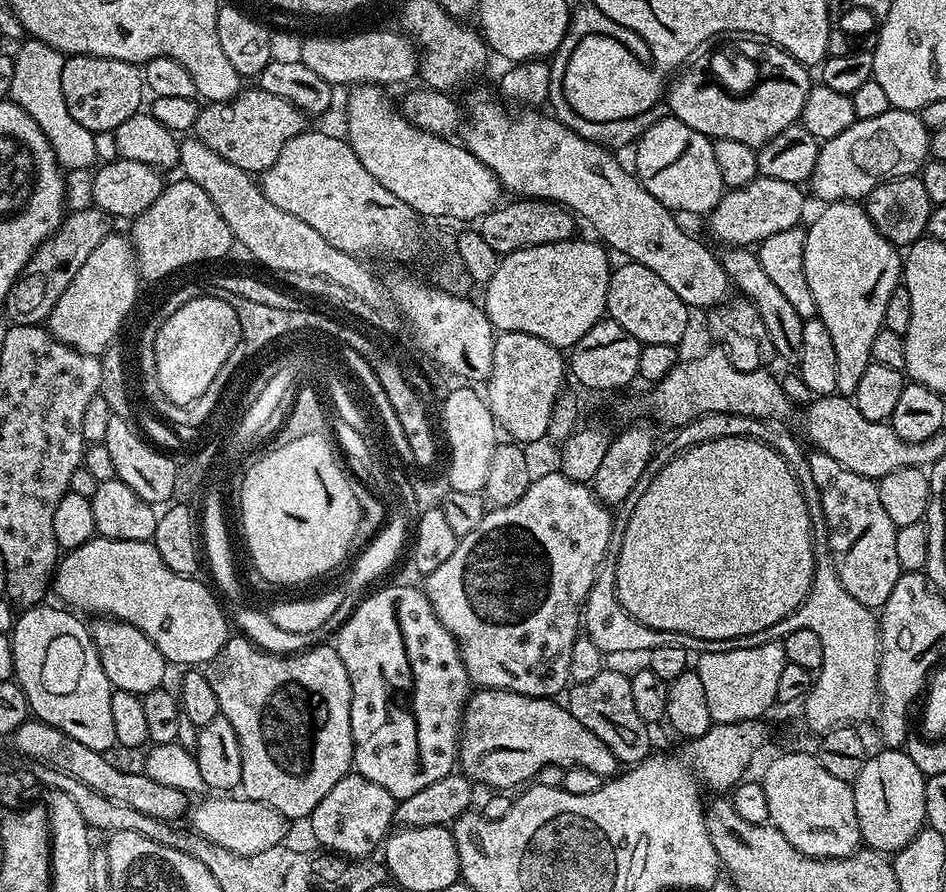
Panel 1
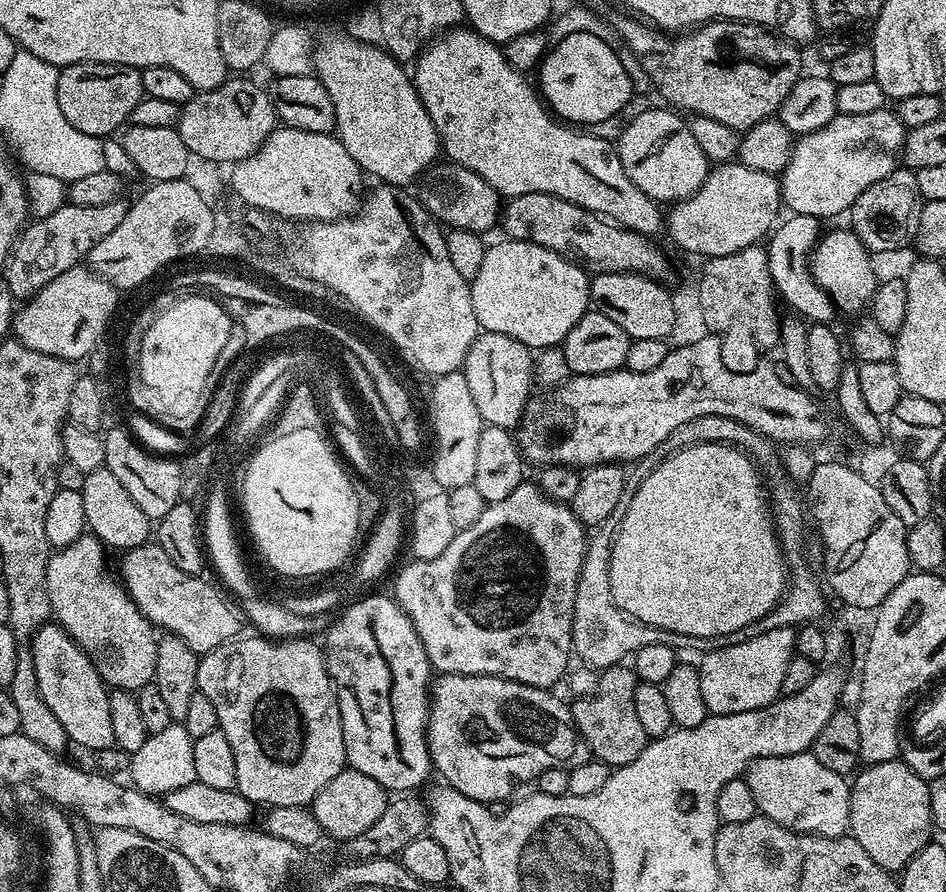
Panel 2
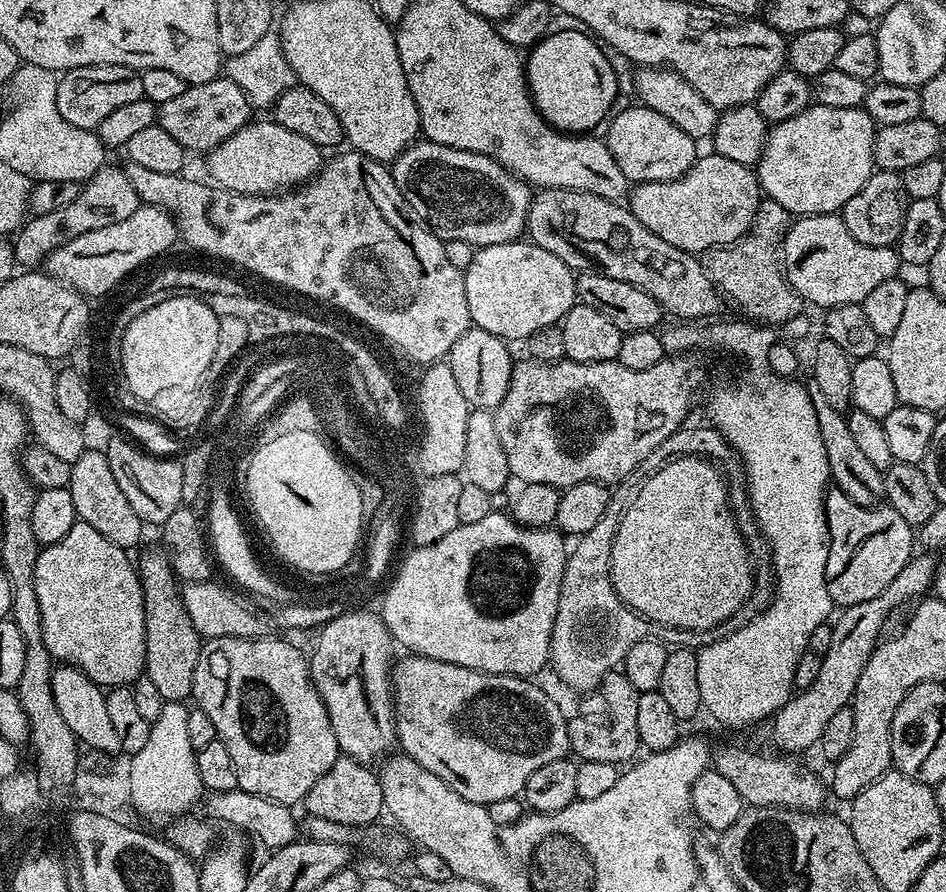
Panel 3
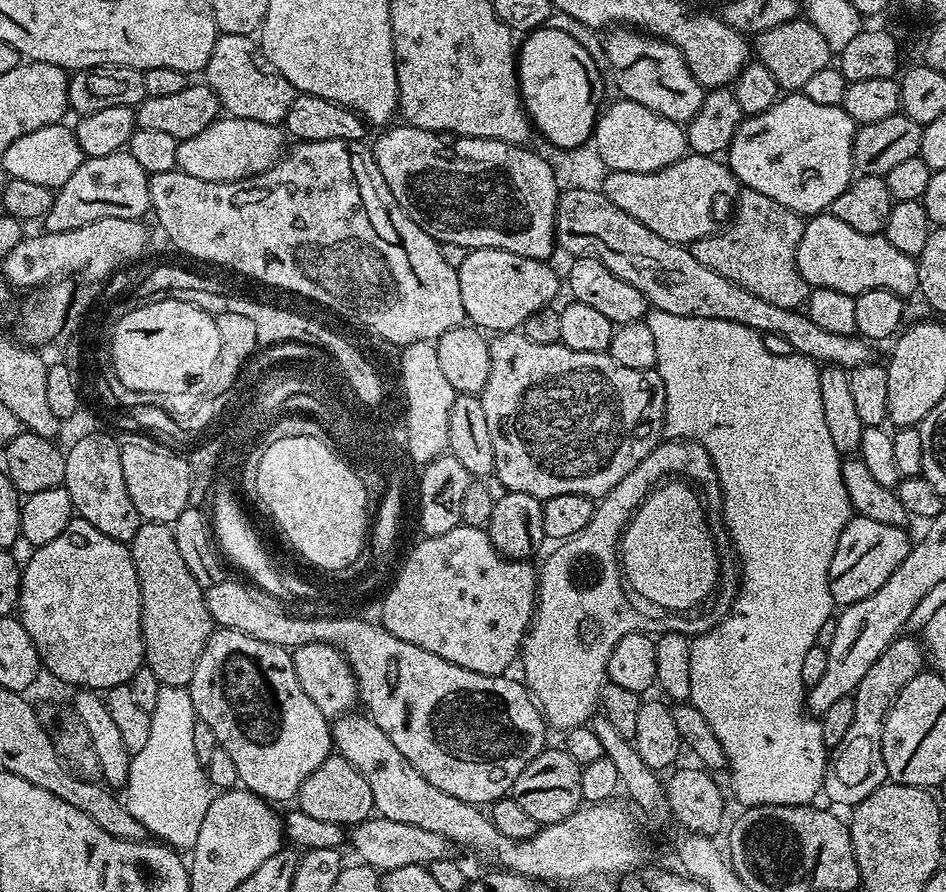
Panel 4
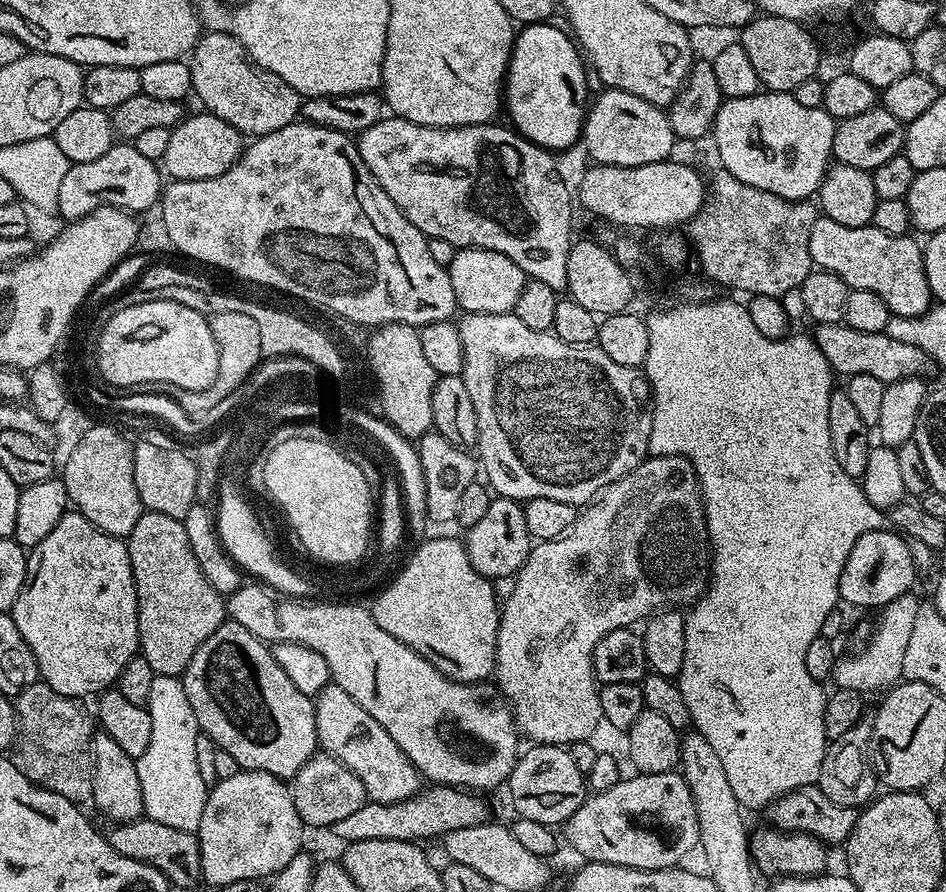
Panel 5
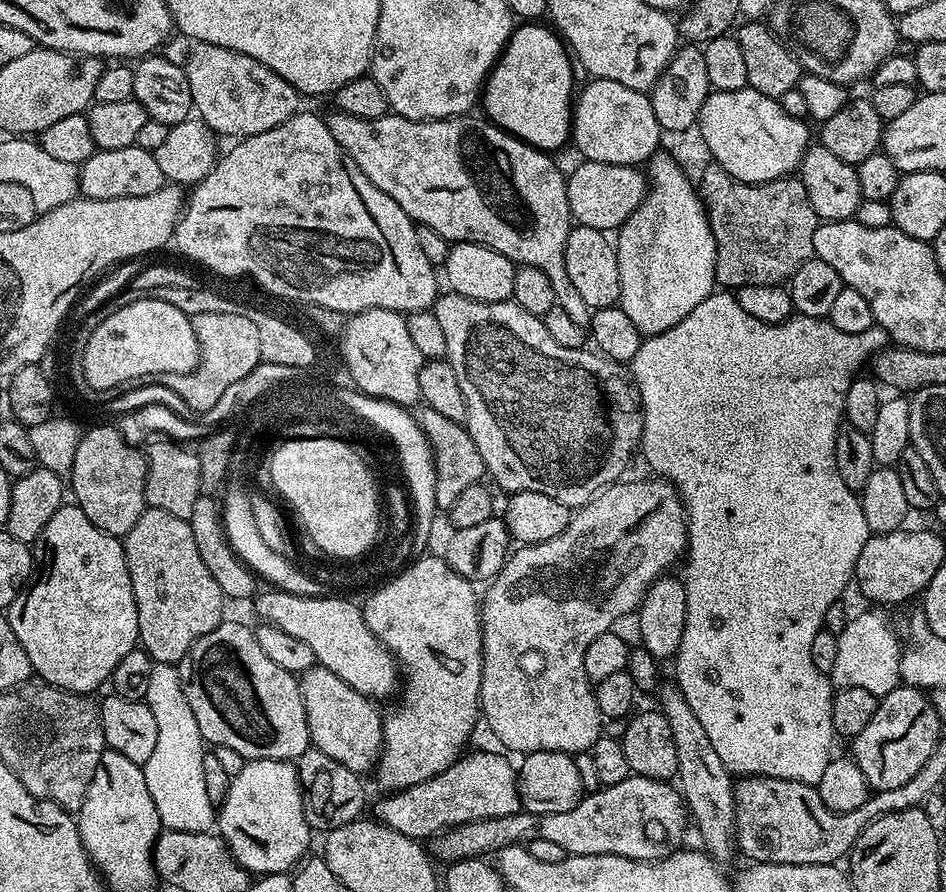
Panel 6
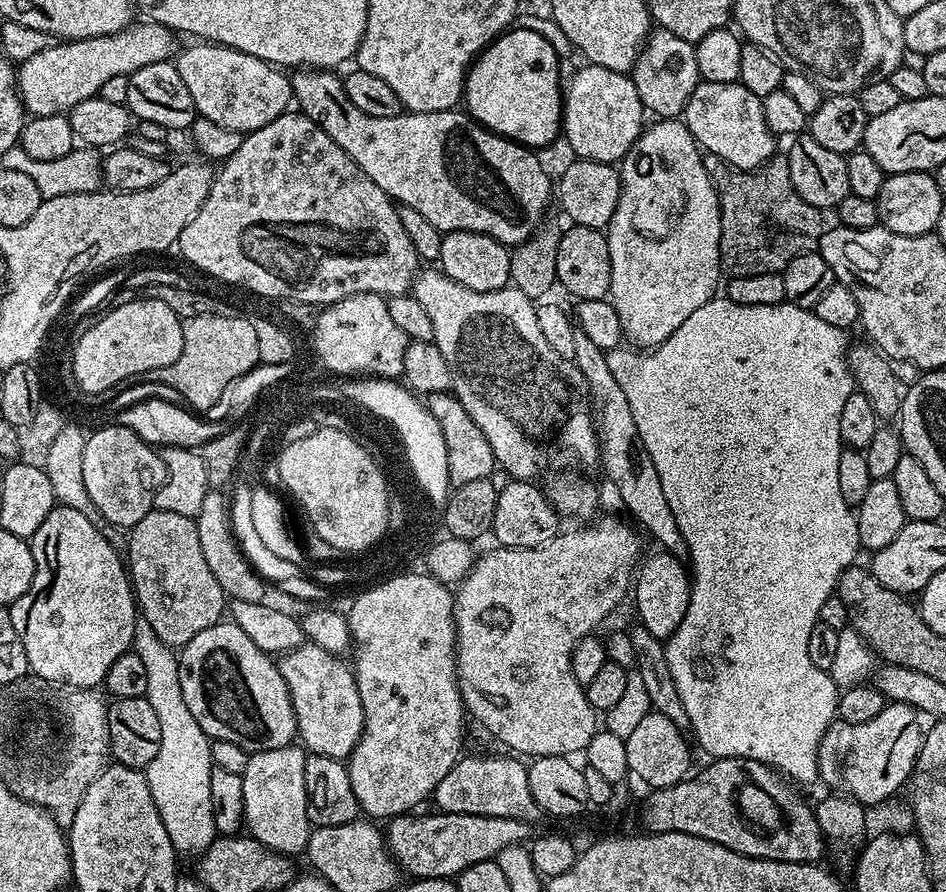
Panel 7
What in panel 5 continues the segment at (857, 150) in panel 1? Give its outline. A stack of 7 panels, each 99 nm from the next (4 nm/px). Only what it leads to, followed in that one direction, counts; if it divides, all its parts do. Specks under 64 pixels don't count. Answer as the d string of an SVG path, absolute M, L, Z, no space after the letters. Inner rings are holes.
M761 90L752 96L746 98L734 98L733 100L725 99L721 103L718 114L712 123L712 131L710 140L716 143L716 152L720 155L723 171L734 174L734 178L738 178L738 182L746 182L746 186L754 186L758 190L766 190L770 194L778 194L778 198L786 198L787 200L806 200L815 197L820 191L820 183L824 180L830 167L832 160L832 147L834 146L834 134L836 133L837 121L832 119L832 115L822 108L807 108L798 102L798 98L794 98L791 92L769 92Z

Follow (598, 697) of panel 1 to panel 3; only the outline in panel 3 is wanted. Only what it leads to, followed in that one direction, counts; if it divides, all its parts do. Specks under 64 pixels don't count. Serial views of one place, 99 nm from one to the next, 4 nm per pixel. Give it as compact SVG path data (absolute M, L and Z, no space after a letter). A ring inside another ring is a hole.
M613 670L604 675L598 689L606 698L608 719L604 724L597 724L592 720L579 716L571 715L567 724L567 738L571 753L579 761L588 762L610 762L611 764L623 765L623 760L632 762L637 759L636 751L641 751L642 745L638 738L638 698L640 693L634 686L630 686L630 678L624 676L623 671ZM599 736L608 736L612 742L596 748L596 739Z

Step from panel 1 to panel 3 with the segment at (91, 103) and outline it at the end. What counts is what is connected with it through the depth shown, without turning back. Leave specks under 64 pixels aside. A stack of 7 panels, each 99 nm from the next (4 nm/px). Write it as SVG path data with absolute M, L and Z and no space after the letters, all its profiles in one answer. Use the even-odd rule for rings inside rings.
M95 64L71 68L56 81L56 105L58 114L70 122L70 126L78 126L95 130L102 118L108 117L114 110L119 110L129 102L143 100L142 78L135 68L118 66L117 64Z

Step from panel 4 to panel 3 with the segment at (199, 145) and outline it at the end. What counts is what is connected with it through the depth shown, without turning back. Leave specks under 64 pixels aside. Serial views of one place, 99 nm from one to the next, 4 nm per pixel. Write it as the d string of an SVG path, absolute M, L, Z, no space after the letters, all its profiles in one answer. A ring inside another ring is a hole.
M275 120L249 121L246 127L236 131L226 141L213 148L209 153L211 179L227 192L246 193L248 196L273 195L283 190L297 187L312 179L324 164L322 150L316 144L307 141L302 134L287 130Z

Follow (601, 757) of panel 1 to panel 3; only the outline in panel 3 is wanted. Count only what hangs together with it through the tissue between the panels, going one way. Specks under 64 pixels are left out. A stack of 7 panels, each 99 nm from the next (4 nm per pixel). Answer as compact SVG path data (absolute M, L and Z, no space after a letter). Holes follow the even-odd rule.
M415 654L405 657L393 669L394 714L401 751L430 774L438 774L462 798L487 806L502 802L502 798L519 797L534 770L569 755L569 717L531 679L495 676Z

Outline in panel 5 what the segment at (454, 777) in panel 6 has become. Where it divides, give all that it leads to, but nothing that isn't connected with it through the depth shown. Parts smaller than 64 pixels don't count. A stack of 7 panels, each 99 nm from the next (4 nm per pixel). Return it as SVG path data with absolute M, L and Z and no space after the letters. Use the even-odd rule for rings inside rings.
M428 786L416 793L416 795L406 798L402 802L393 804L374 804L365 802L354 814L342 818L342 822L332 825L330 832L338 839L344 840L348 844L364 842L366 839L386 839L386 840L411 840L413 842L425 842L430 836L443 838L447 832L462 830L466 826L478 826L485 819L484 804L479 800L477 793L463 788L446 788L443 786Z

